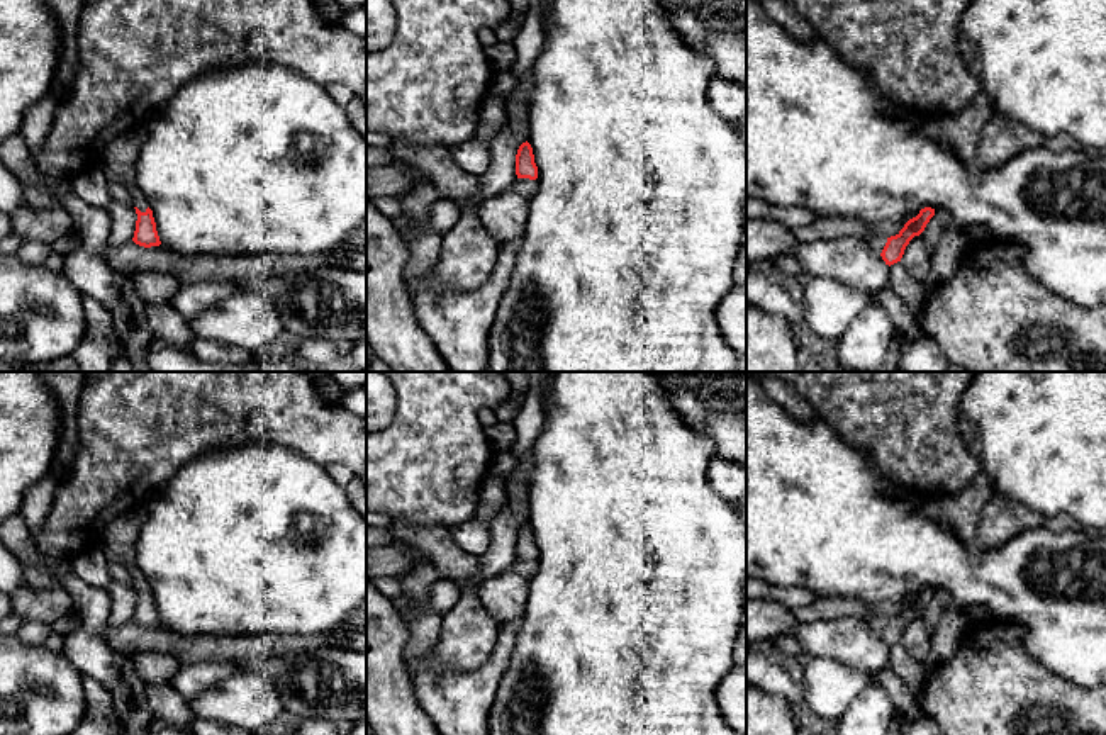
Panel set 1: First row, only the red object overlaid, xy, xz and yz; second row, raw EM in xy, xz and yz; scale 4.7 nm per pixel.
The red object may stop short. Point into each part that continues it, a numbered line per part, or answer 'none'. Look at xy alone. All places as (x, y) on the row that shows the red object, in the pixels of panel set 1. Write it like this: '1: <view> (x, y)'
1: xy (117, 162)

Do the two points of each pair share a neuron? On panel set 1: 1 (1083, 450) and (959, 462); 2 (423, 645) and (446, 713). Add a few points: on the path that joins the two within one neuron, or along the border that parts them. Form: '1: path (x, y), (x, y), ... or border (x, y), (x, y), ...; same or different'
1: border (959, 425), (964, 443), (983, 471); different
2: path (418, 662), (419, 673), (443, 696); same

